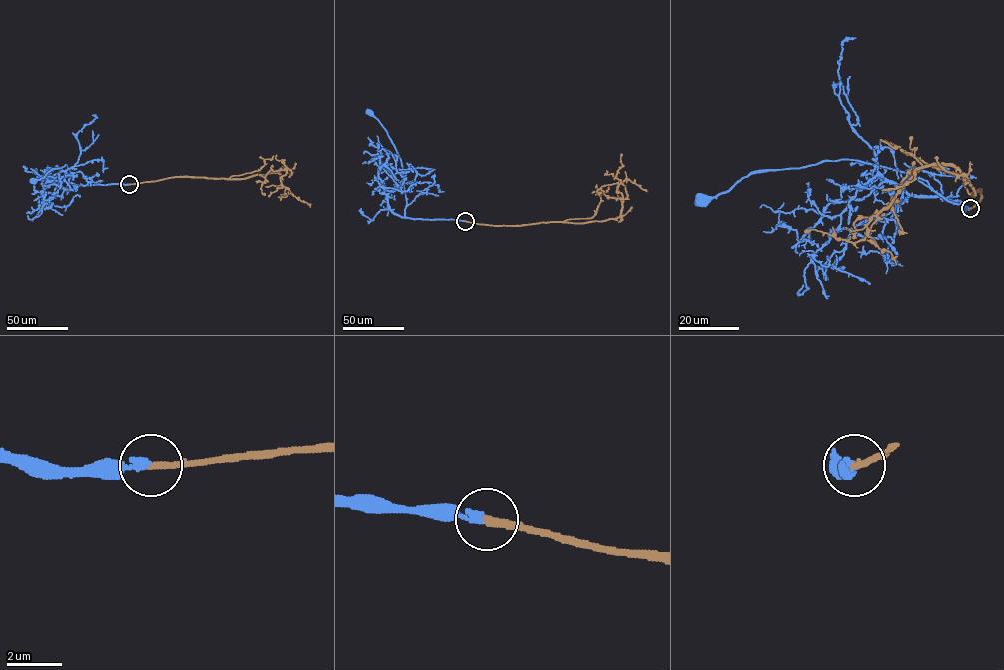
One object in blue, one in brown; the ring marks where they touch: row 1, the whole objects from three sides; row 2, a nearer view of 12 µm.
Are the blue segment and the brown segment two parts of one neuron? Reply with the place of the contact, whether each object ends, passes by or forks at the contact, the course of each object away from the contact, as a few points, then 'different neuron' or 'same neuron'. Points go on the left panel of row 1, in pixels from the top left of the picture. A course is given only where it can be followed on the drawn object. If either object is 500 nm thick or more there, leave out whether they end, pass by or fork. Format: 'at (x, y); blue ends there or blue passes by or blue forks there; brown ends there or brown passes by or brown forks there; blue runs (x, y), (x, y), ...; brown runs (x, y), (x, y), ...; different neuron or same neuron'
at (129, 184); blue ends there; brown ends there; blue runs (129, 184), (75, 185), (68, 181), (70, 172), (66, 164), (34, 181); brown runs (129, 184), (176, 177), (246, 178), (286, 166), (280, 198), (285, 194); same neuron

